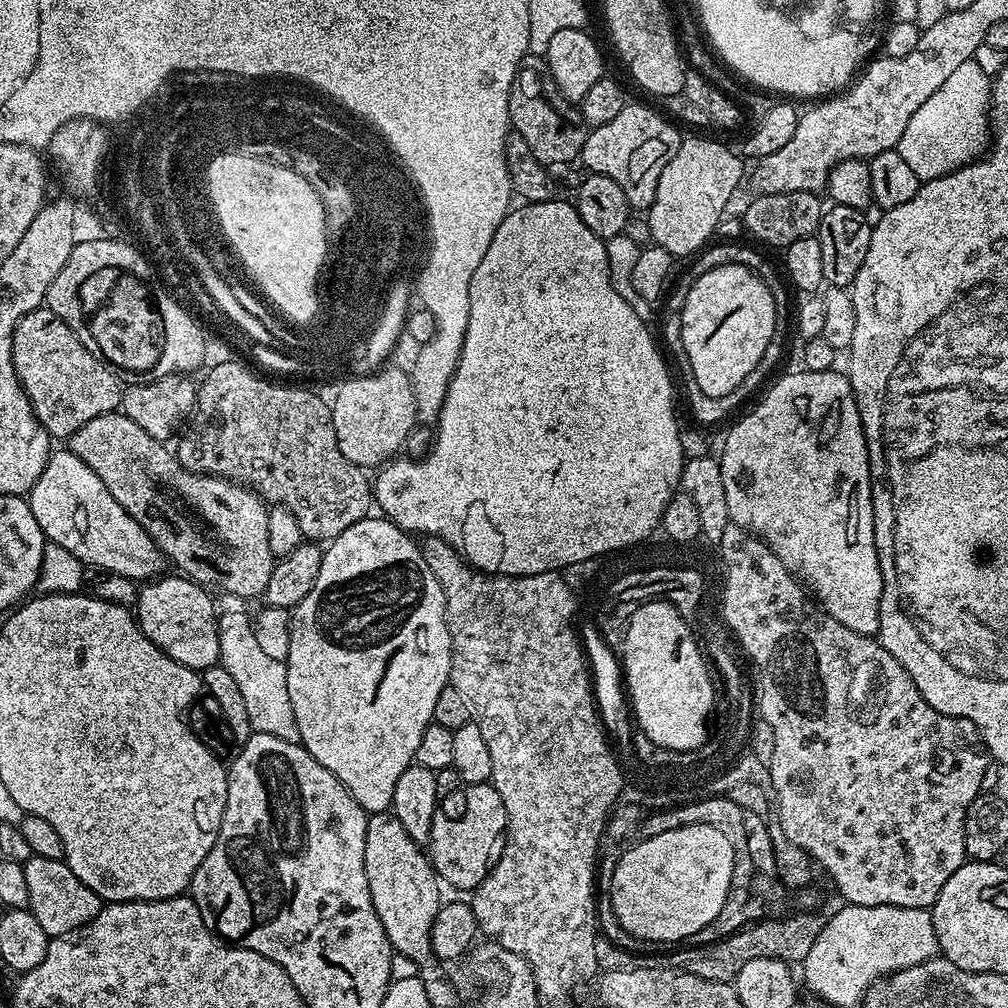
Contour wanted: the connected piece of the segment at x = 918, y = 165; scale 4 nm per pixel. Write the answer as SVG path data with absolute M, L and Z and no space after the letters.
M975 59L962 62L962 66L958 66L958 70L954 70L954 74L950 74L950 78L946 78L946 82L942 82L942 86L938 86L938 90L934 90L934 94L930 94L930 98L926 98L922 106L918 106L918 110L914 110L914 118L906 122L906 131L897 142L895 151L902 154L902 159L910 165L910 170L914 170L914 174L918 174L921 182L957 172L958 169L965 168L973 160L985 155L990 144L992 107L992 80L984 73L982 66L976 64Z

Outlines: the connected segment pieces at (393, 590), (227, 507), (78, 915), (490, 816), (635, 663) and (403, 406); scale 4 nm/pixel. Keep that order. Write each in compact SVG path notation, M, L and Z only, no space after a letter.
M369 518L354 522L350 530L342 530L342 534L323 549L322 566L318 570L314 586L306 594L306 598L302 598L302 602L291 609L290 654L286 661L286 687L290 689L290 706L294 706L294 722L298 722L300 743L318 763L330 770L330 774L334 774L334 778L344 783L346 790L350 790L352 797L369 814L391 809L394 786L398 786L398 778L402 778L402 774L416 759L418 741L426 731L426 726L433 723L434 702L438 702L438 694L449 687L448 675L452 665L452 643L448 619L444 613L442 586L438 578L434 578L430 566L426 566L426 558L422 558L420 553L420 544L412 541L415 539L391 520L379 519Z
M120 410L90 418L86 426L78 426L78 430L66 440L67 451L82 458L82 462L102 478L102 486L114 494L114 502L118 502L118 506L122 506L122 510L126 510L126 514L130 514L130 518L154 538L165 561L172 563L173 560L180 567L177 569L195 584L203 584L212 590L221 588L232 596L263 597L274 563L268 529L269 505L259 492L253 492L234 480L186 470L164 444L167 443L142 430L138 422Z
M32 855L23 866L28 894L27 909L34 914L34 918L38 918L42 930L46 930L50 938L71 937L87 929L94 917L100 913L102 907L100 896L94 894L94 890L90 890L90 886L86 886L86 882L82 882L78 874L74 874L74 870L70 870L70 866L63 860Z
M492 783L469 784L463 789L463 796L464 809L457 816L447 816L444 810L437 810L434 814L434 822L430 826L430 838L426 845L426 855L431 860L436 875L445 885L453 884L456 888L475 890L502 854L504 841L508 839L508 819L506 806L502 806L502 798Z
M649 600L627 617L622 632L622 672L626 677L626 692L635 723L636 720L640 723L639 731L658 747L678 752L694 752L703 746L710 735L708 715L712 716L714 712L714 676L688 624L673 604L665 600Z
M384 366L371 375L347 378L337 386L336 397L330 400L338 450L365 470L376 470L389 463L407 442L412 427L418 424L412 377L405 369L403 372L390 367Z

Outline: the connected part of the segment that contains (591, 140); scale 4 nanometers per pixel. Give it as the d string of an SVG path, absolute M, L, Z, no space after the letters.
M628 102L611 122L606 122L606 126L589 131L578 160L588 167L589 173L614 178L614 182L622 186L622 194L626 194L629 209L646 210L654 202L658 178L662 178L666 162L674 158L681 139L682 132L670 121L663 120L654 109Z

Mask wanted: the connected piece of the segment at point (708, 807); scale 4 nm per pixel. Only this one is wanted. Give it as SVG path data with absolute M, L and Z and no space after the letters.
M728 795L707 797L704 800L694 800L688 803L678 804L673 807L652 810L644 816L639 835L641 837L662 834L666 830L678 830L682 826L694 826L695 824L709 824L718 830L722 830L729 838L732 839L732 845L736 851L736 865L732 871L732 889L728 891L726 902L718 914L714 925L715 935L723 938L731 936L734 932L739 932L741 928L753 923L756 911L759 910L760 904L752 897L752 867L750 866L750 854L744 840L744 828L742 827L742 806L738 802L731 800Z

